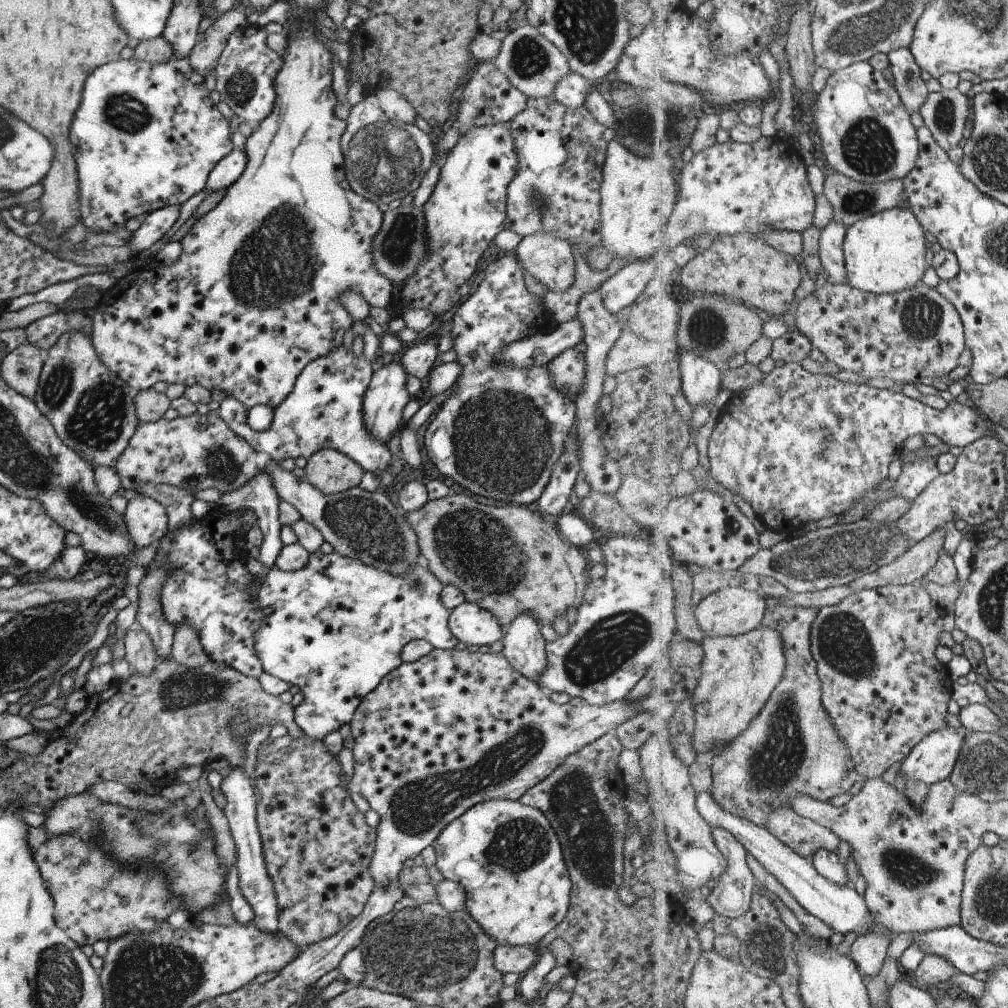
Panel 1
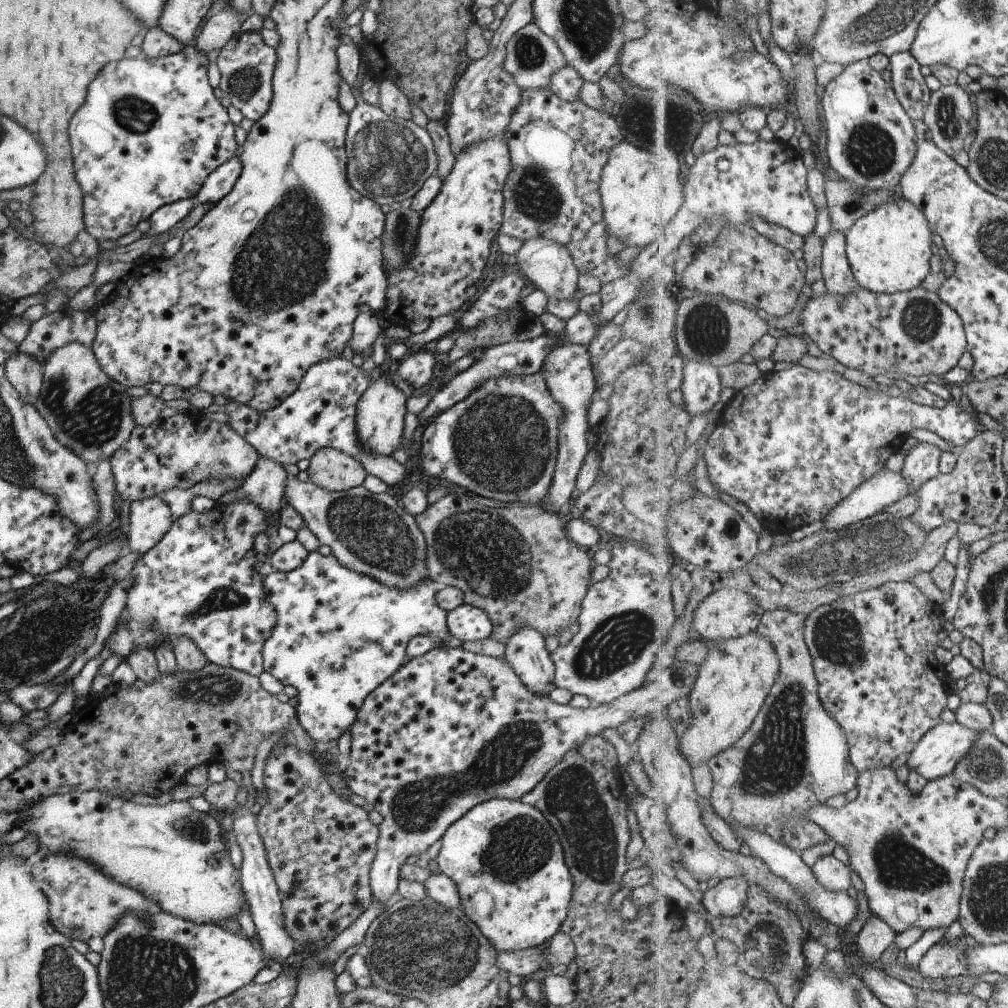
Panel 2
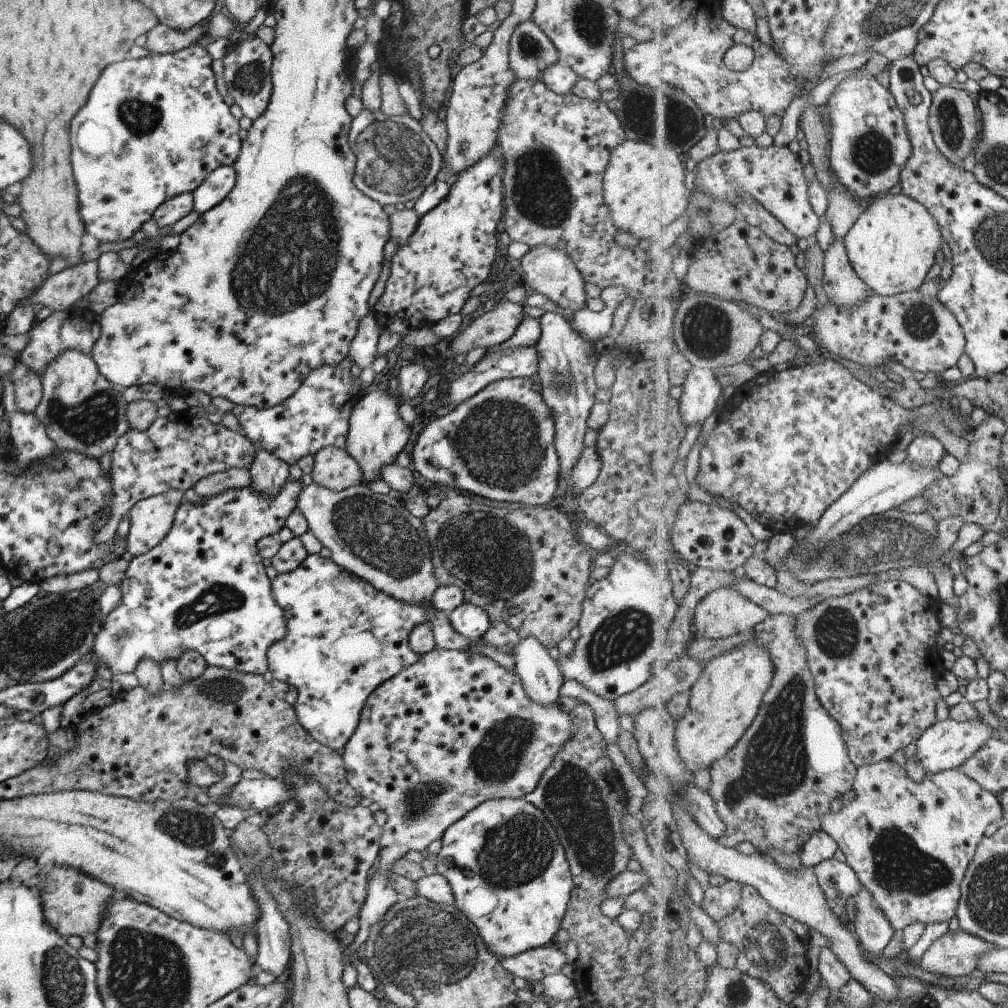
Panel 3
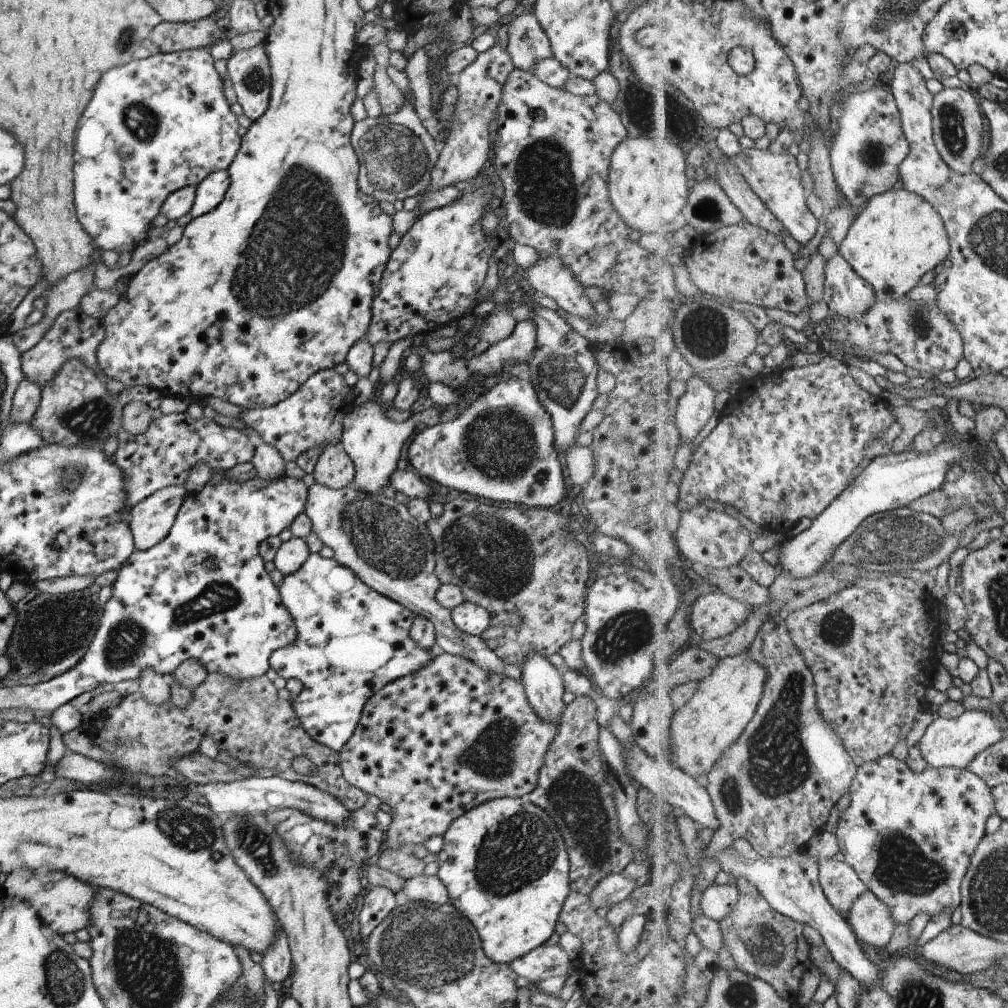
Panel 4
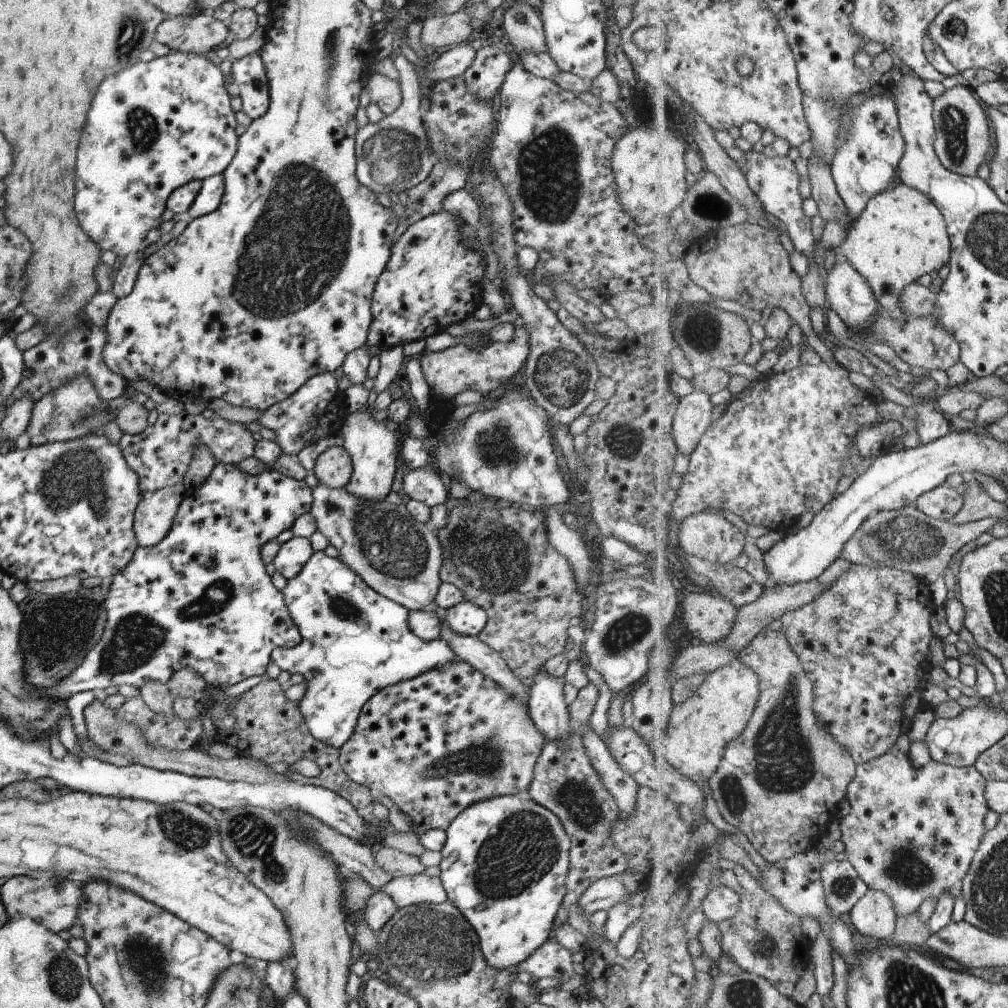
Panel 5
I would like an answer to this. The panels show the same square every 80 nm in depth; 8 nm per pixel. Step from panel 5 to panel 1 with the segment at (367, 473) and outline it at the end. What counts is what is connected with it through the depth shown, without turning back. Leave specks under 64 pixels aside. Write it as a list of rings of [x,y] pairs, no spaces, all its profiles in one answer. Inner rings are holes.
[[[391,362],[382,365],[372,372],[370,381],[362,396],[361,410],[363,426],[368,430],[372,439],[385,443],[402,427],[401,412],[409,399],[405,390],[407,374],[400,363]]]

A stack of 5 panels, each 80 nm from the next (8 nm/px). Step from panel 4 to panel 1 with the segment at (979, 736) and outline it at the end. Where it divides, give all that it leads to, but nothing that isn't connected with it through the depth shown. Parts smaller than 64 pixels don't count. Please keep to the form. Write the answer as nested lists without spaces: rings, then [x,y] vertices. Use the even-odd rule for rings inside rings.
[[[951,726],[932,732],[927,735],[911,754],[902,762],[901,773],[907,781],[920,780],[931,786],[932,784],[949,779],[954,771],[955,765],[962,754],[962,748],[966,744],[966,736],[957,732]]]

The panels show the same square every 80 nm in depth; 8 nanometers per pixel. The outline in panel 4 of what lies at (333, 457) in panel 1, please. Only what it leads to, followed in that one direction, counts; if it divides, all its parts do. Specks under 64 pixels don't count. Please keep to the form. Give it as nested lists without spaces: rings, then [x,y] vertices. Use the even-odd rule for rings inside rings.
[[[339,442],[325,446],[313,467],[312,476],[315,483],[330,489],[343,488],[353,480],[353,463]]]

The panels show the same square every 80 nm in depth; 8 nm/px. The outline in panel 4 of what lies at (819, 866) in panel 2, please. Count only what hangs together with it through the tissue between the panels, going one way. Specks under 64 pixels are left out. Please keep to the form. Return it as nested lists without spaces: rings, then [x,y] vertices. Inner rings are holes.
[[[825,859],[821,862],[820,881],[830,903],[844,914],[869,889],[866,881],[846,860]]]

